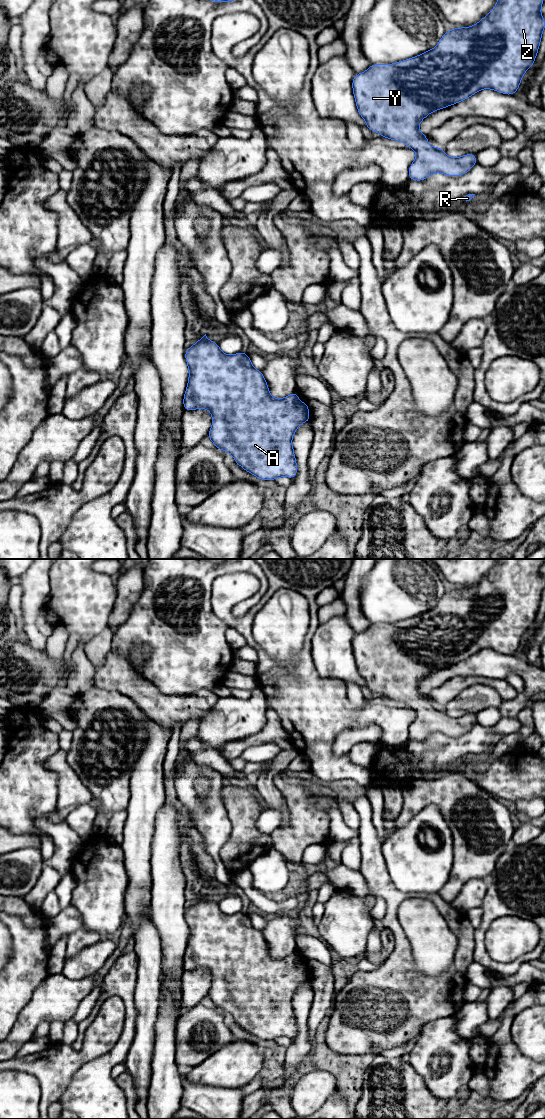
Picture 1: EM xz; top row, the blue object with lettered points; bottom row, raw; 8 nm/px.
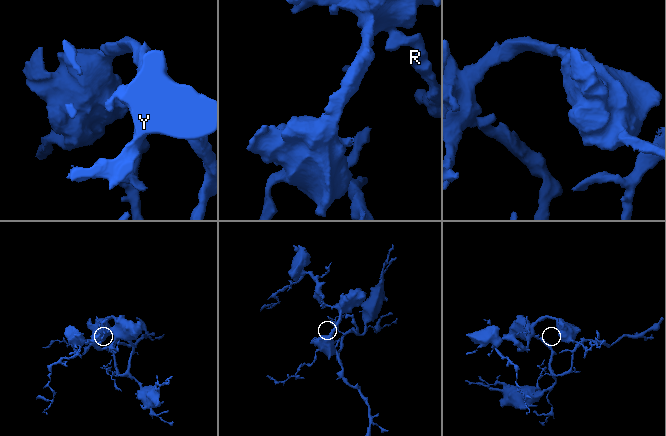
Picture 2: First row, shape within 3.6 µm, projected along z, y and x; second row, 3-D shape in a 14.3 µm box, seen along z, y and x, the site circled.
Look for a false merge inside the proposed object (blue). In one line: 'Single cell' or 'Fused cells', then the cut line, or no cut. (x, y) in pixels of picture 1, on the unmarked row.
Single cell. No split

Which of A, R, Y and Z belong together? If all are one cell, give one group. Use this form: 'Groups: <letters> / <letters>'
Groups: A R Y Z

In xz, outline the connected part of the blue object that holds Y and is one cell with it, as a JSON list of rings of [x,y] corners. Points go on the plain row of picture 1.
[[[498,559],[494,568],[489,572],[489,574],[482,578],[477,584],[465,588],[457,587],[453,590],[446,591],[435,608],[430,609],[418,616],[393,624],[371,624],[371,626],[363,633],[355,634],[352,640],[353,655],[356,661],[358,673],[365,680],[366,687],[372,692],[379,693],[381,697],[403,702],[407,705],[408,708],[417,711],[416,718],[408,730],[409,739],[415,741],[423,741],[434,733],[442,733],[447,736],[462,736],[468,733],[471,728],[477,724],[476,714],[473,713],[469,713],[458,718],[453,718],[449,717],[440,707],[433,706],[428,708],[427,706],[429,704],[429,699],[427,696],[420,692],[419,684],[430,673],[464,661],[482,649],[489,648],[505,655],[514,655],[520,647],[520,642],[523,635],[530,627],[533,626],[538,613],[542,593],[545,589],[545,580],[541,575],[541,567],[543,565],[543,561],[544,559]]]

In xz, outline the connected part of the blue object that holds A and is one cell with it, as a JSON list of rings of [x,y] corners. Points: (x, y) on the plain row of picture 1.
[[[206,894],[185,909],[185,920],[189,938],[183,958],[184,970],[203,968],[211,972],[212,987],[208,998],[215,1007],[230,1013],[240,1027],[261,1040],[294,1039],[297,1022],[292,998],[302,983],[310,982],[307,960],[300,965],[296,952],[281,959],[273,958],[263,932],[252,926],[244,911],[225,914]]]

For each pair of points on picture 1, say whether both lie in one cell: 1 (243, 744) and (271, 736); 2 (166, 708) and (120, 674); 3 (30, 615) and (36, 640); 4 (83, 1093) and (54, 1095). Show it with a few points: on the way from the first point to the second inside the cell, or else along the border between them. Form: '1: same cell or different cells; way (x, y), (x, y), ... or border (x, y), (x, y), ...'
1: same cell; way (250, 741), (264, 736)
2: same cell; way (155, 703), (131, 684)
3: same cell; way (30, 621), (30, 630), (33, 634)
4: different cells; border (74, 1074), (59, 1100)

